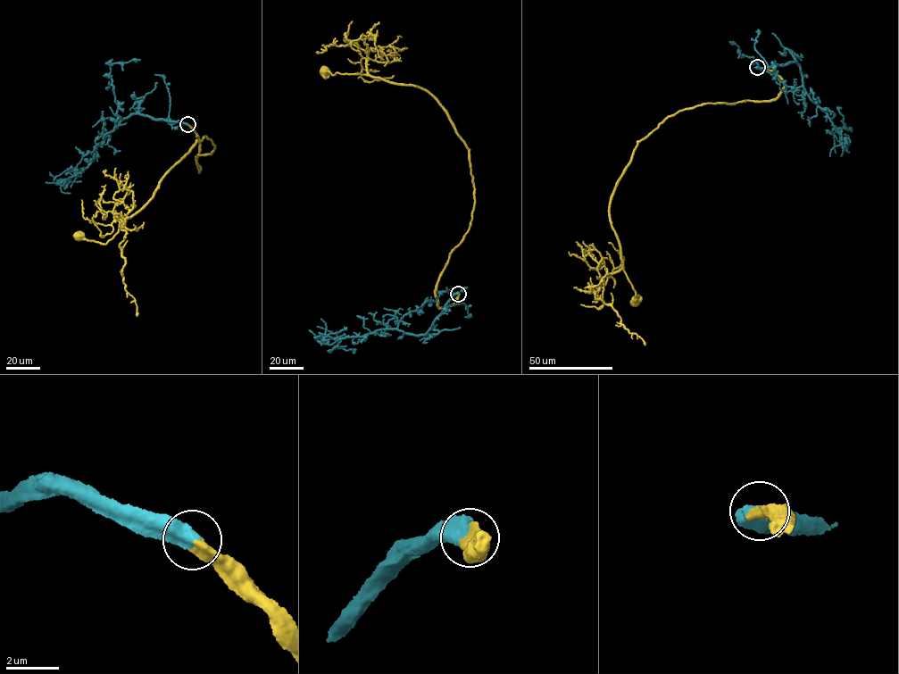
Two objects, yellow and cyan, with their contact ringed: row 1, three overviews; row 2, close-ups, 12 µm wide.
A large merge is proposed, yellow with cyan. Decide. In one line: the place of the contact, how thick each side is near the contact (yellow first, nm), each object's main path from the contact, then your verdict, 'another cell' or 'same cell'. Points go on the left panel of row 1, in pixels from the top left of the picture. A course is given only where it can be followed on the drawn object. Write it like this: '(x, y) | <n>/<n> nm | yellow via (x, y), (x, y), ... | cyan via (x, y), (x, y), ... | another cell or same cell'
(187, 124) | 600/700 nm | yellow via (187, 124), (200, 141), (200, 171), (197, 154), (214, 148), (204, 136), (106, 243), (79, 237) | cyan via (187, 124), (156, 120), (137, 113), (124, 118), (114, 127), (118, 105), (110, 66), (140, 60) | same cell

